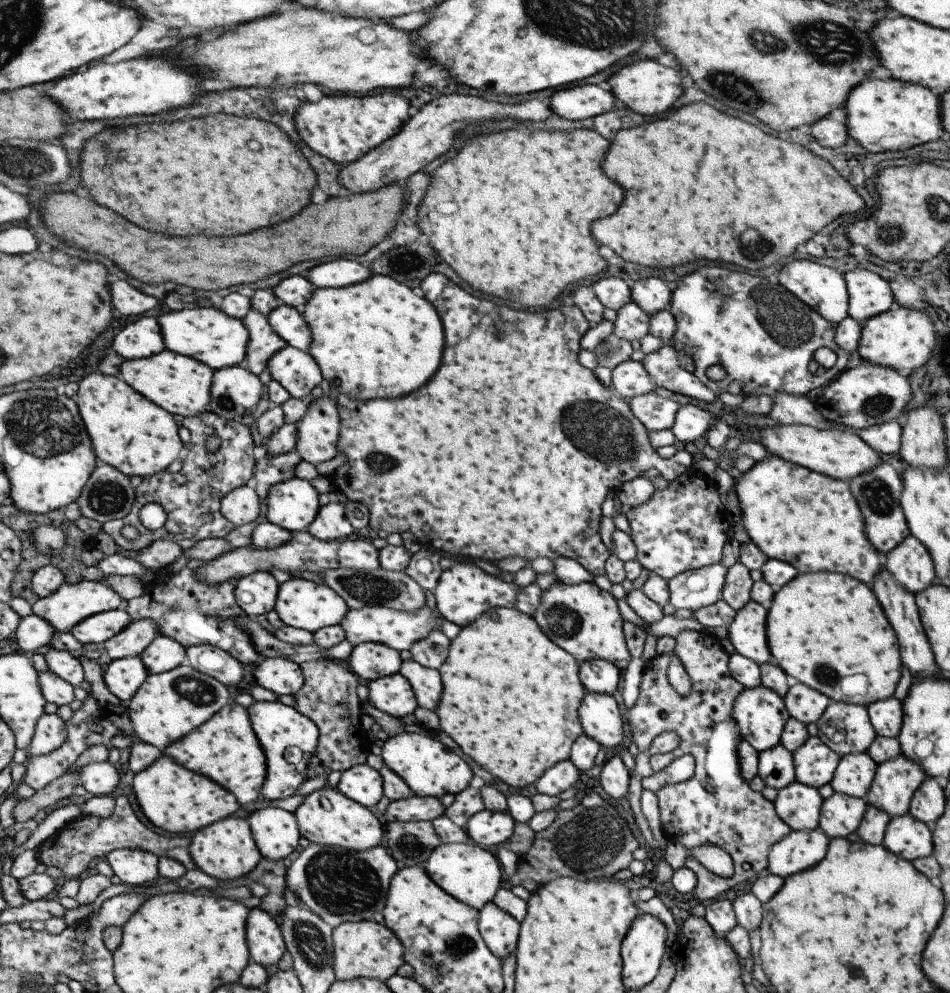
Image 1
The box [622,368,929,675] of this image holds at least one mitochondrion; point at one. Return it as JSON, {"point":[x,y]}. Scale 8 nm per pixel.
{"point":[877,496]}

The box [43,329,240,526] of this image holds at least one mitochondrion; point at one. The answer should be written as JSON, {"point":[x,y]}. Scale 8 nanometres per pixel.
{"point":[105,496]}

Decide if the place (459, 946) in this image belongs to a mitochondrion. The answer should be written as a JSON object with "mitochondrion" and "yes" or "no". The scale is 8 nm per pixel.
{"mitochondrion":"yes"}

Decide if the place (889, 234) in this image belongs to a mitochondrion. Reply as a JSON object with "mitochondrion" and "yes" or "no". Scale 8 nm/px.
{"mitochondrion":"yes"}

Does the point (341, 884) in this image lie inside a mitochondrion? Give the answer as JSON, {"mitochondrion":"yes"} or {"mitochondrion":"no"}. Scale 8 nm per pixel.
{"mitochondrion":"yes"}

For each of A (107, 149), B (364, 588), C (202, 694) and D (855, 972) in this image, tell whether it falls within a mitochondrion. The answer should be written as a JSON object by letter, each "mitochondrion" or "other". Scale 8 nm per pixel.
{"A":"mitochondrion","B":"mitochondrion","C":"mitochondrion","D":"other"}

